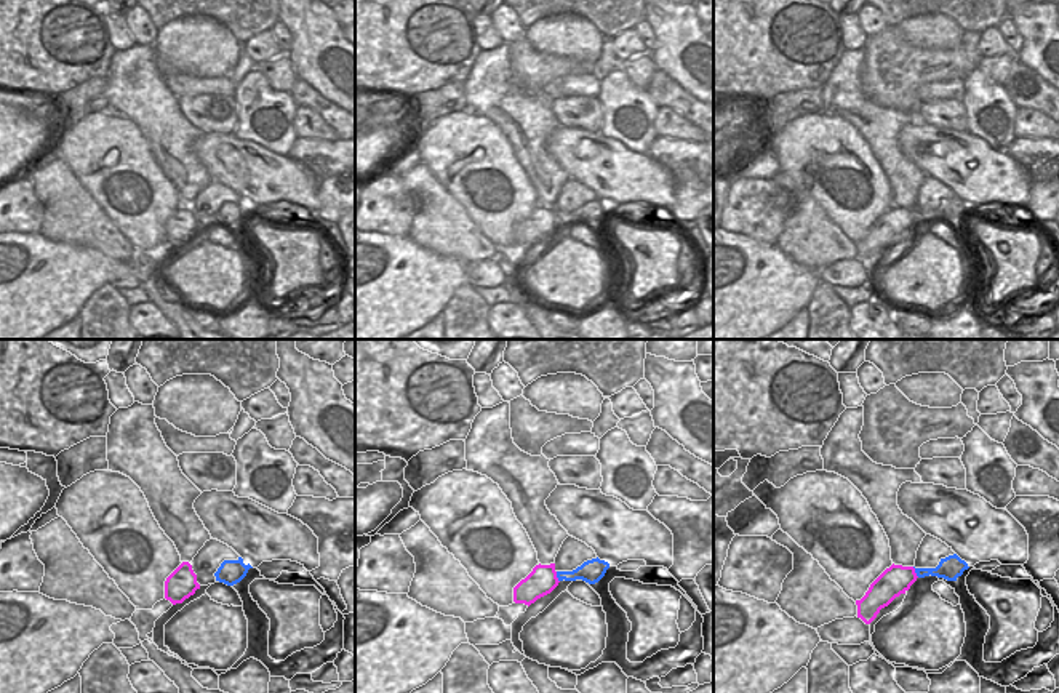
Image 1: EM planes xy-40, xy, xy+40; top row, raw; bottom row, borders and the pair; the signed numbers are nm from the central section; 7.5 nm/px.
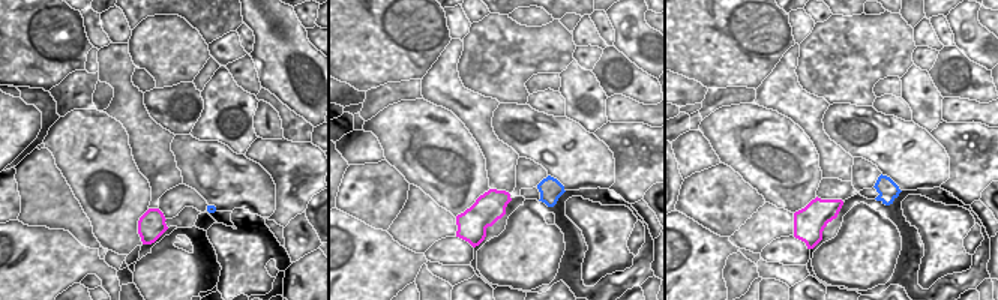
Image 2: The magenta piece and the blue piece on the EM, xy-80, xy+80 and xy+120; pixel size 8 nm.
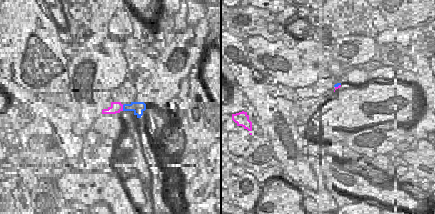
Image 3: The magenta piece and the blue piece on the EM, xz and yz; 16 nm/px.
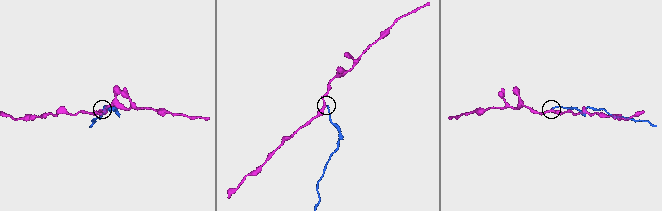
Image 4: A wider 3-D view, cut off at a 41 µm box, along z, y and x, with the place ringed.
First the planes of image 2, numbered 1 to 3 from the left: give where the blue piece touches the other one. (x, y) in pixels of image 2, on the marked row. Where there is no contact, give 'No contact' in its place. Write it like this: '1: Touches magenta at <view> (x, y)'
1: No contact
2: No contact
3: No contact

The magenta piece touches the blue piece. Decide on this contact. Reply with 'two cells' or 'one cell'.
two cells

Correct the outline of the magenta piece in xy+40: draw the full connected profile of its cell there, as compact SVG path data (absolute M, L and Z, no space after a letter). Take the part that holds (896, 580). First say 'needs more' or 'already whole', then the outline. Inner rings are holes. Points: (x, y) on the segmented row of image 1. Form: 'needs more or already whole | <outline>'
already whole | M893 563L870 584L865 595L856 600L857 618L870 624L880 610L888 607L901 594L905 594L917 578L913 567Z

